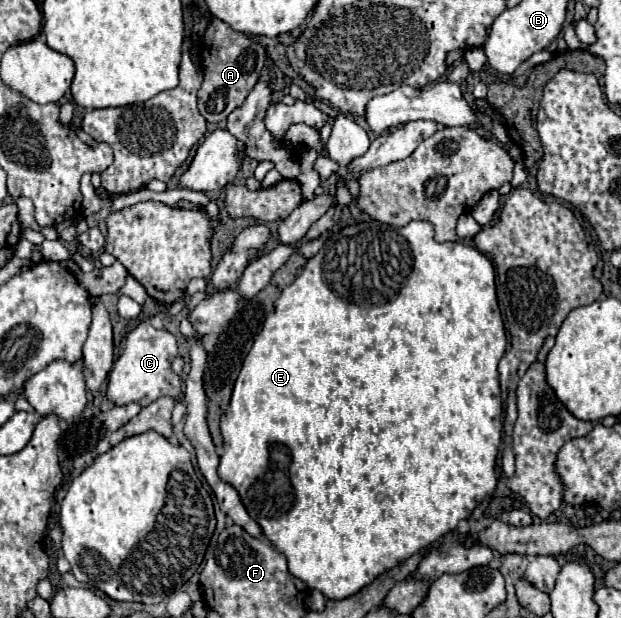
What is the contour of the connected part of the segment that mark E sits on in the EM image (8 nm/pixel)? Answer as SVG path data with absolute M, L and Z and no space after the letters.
M368 220L368 222L360 222L360 224L352 224L346 226L338 232L332 232L328 236L328 240L324 242L324 246L320 248L320 252L308 260L308 264L304 266L304 270L296 276L296 280L286 286L280 294L280 298L276 300L276 310L266 318L262 332L256 336L254 346L250 348L248 356L244 358L242 369L238 374L238 380L234 384L234 392L232 392L232 400L228 410L222 416L220 422L220 430L224 436L224 454L220 458L220 466L218 466L218 474L224 482L232 484L240 498L242 504L246 506L248 514L260 524L264 536L272 542L272 546L276 550L280 550L286 560L288 560L288 570L290 574L294 574L296 578L300 578L302 582L306 582L310 588L320 590L324 596L328 596L330 600L342 600L348 598L352 594L356 594L360 588L368 586L372 580L376 580L376 576L380 576L382 572L404 564L404 560L408 560L412 554L420 552L422 548L426 548L428 544L436 542L438 538L442 538L444 534L452 532L460 520L468 518L472 514L472 510L488 496L494 492L496 488L496 456L498 456L498 446L502 440L502 416L503 416L503 400L501 396L500 384L498 384L498 362L506 351L506 330L502 316L500 316L500 308L498 308L498 300L496 300L496 278L494 278L494 266L492 262L474 246L468 246L464 242L436 242L434 240L434 226L430 222L424 220L414 220L404 228L398 226L390 226L390 224L382 224L378 220Z

